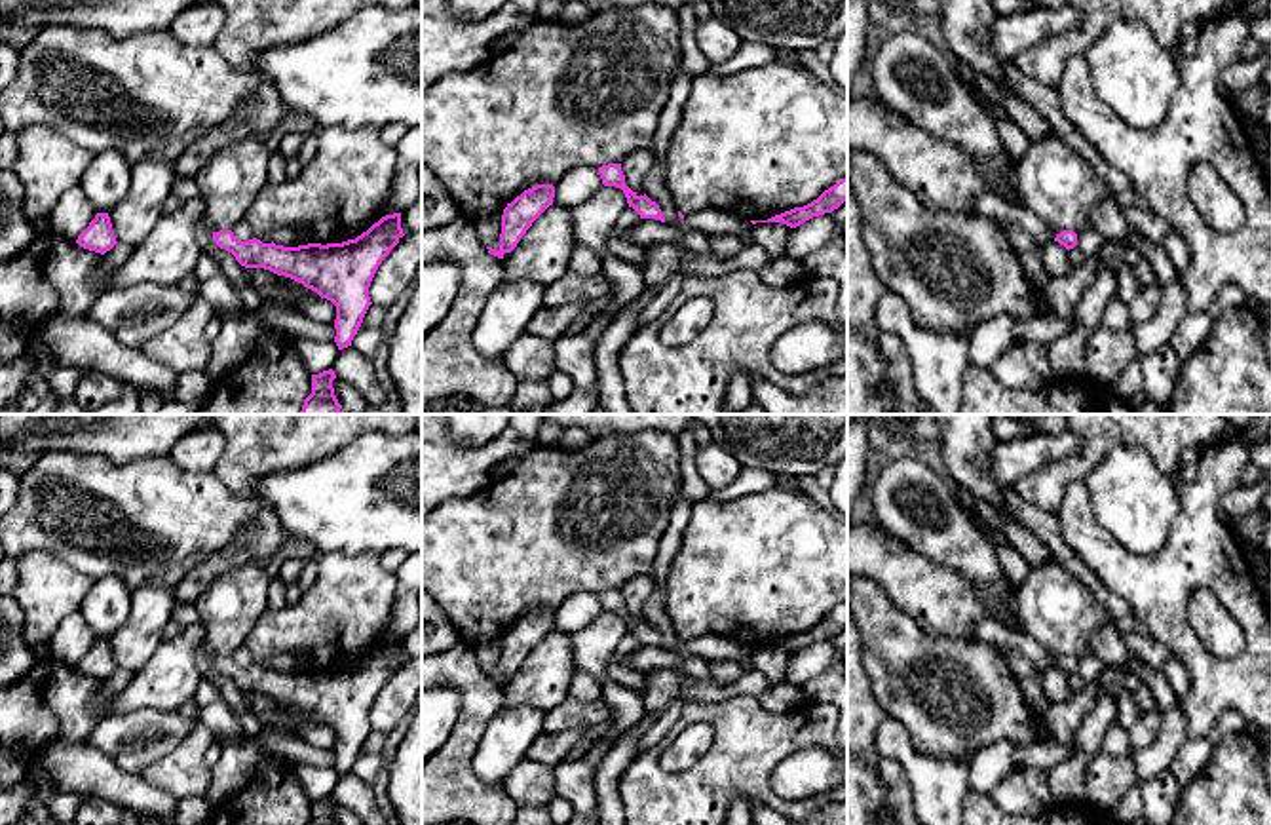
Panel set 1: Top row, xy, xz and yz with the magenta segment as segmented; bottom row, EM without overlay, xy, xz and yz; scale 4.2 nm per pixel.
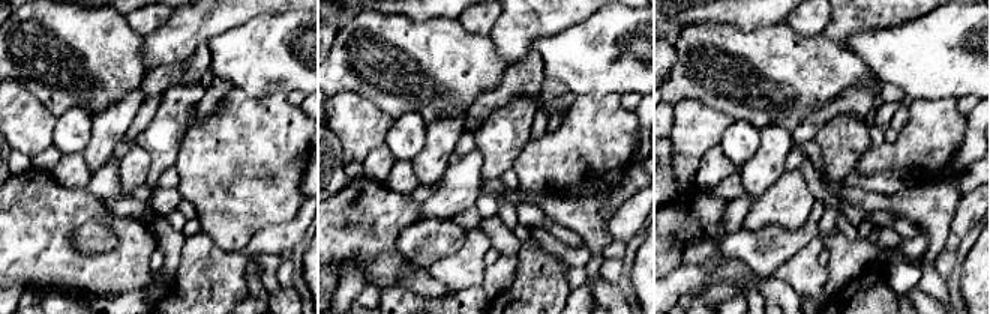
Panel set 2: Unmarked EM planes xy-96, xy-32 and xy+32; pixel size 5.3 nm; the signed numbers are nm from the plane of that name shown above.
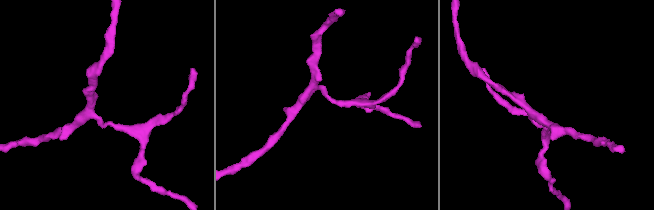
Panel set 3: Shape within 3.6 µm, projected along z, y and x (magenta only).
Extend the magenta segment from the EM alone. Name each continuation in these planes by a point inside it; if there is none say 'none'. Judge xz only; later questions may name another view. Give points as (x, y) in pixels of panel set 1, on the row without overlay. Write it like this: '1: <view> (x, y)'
none

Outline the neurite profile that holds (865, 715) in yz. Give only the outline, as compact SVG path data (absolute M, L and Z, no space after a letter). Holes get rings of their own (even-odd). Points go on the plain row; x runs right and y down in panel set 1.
M847 606L847 753L878 766L876 732L885 719L863 662L864 644Z

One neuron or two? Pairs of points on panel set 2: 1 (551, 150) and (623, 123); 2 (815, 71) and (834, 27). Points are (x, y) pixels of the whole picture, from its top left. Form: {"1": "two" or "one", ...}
{"1": "one", "2": "two"}

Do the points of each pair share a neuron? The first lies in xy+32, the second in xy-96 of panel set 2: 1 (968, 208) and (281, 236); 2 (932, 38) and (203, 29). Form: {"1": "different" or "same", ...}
{"1": "same", "2": "different"}

